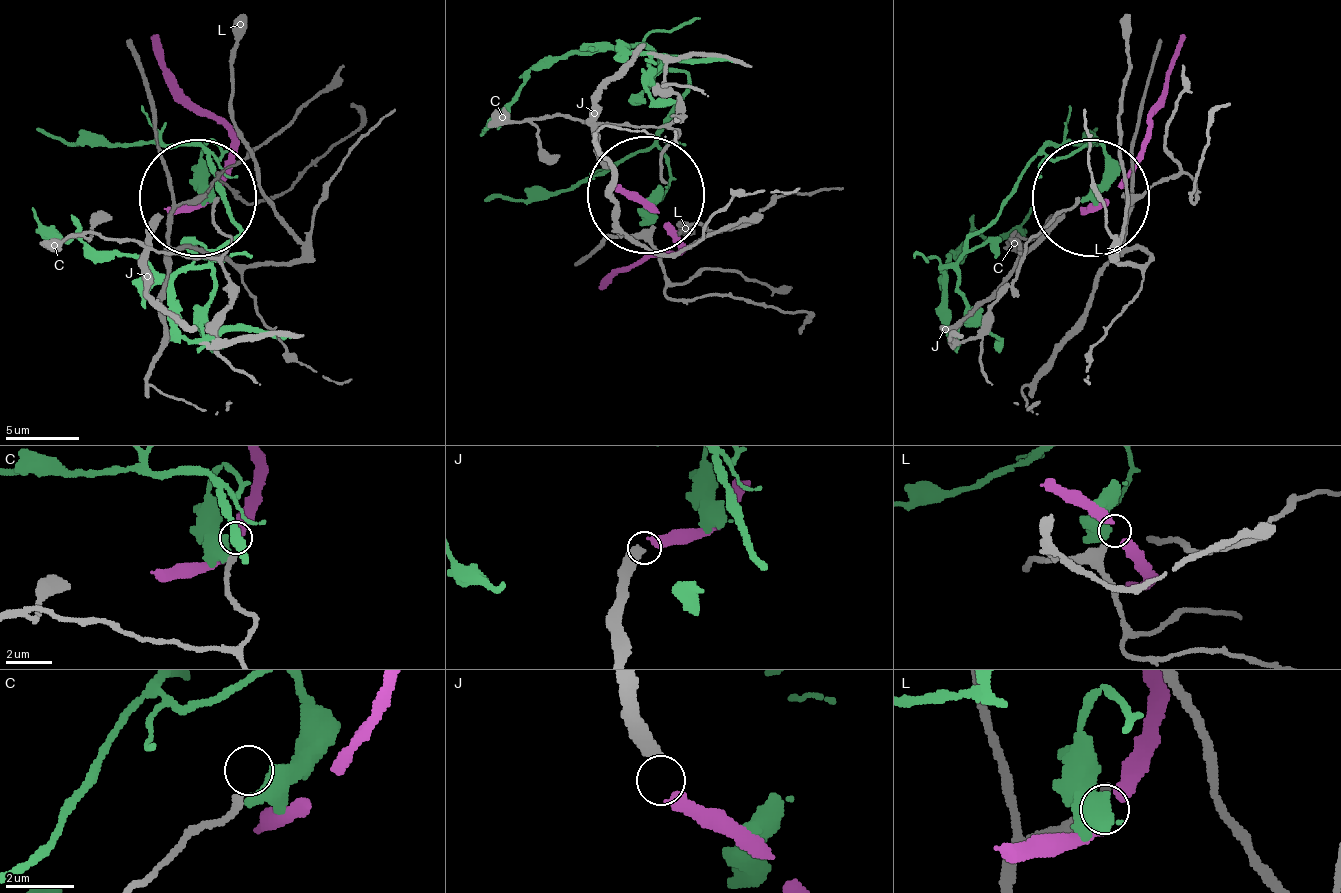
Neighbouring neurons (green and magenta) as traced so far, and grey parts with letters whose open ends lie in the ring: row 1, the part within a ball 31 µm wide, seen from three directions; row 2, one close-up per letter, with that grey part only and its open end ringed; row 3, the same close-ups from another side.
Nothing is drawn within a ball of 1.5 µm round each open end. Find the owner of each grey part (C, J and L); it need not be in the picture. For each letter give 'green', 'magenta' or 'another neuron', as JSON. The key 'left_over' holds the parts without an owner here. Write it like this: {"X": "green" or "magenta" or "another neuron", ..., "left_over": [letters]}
{"C": "another neuron", "J": "magenta", "L": "another neuron", "left_over": ["C", "L"]}

